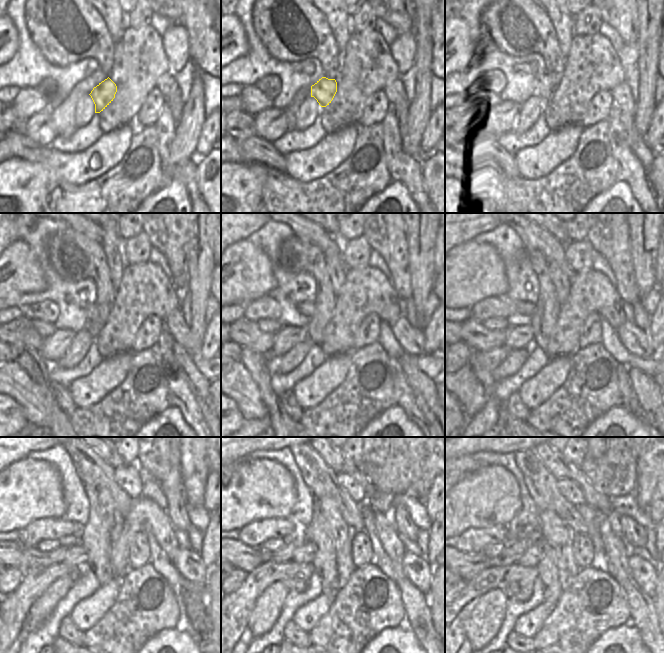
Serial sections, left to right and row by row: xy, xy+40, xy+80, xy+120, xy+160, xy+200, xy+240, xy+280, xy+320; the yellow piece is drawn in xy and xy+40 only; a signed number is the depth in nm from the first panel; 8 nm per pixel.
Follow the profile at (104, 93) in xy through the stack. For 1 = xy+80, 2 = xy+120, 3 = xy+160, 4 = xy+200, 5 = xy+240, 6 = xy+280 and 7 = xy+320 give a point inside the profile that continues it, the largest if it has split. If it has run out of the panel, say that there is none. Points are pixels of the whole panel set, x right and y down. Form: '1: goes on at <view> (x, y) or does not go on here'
1: goes on at xy+80 (544, 90)
2: goes on at xy+120 (91, 310)
3: goes on at xy+160 (306, 308)
4: goes on at xy+200 (500, 306)
5: goes on at xy+240 (41, 529)
6: goes on at xy+280 (254, 534)
7: goes on at xy+320 (477, 537)

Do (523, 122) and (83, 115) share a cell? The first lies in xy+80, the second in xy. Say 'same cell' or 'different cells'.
same cell

